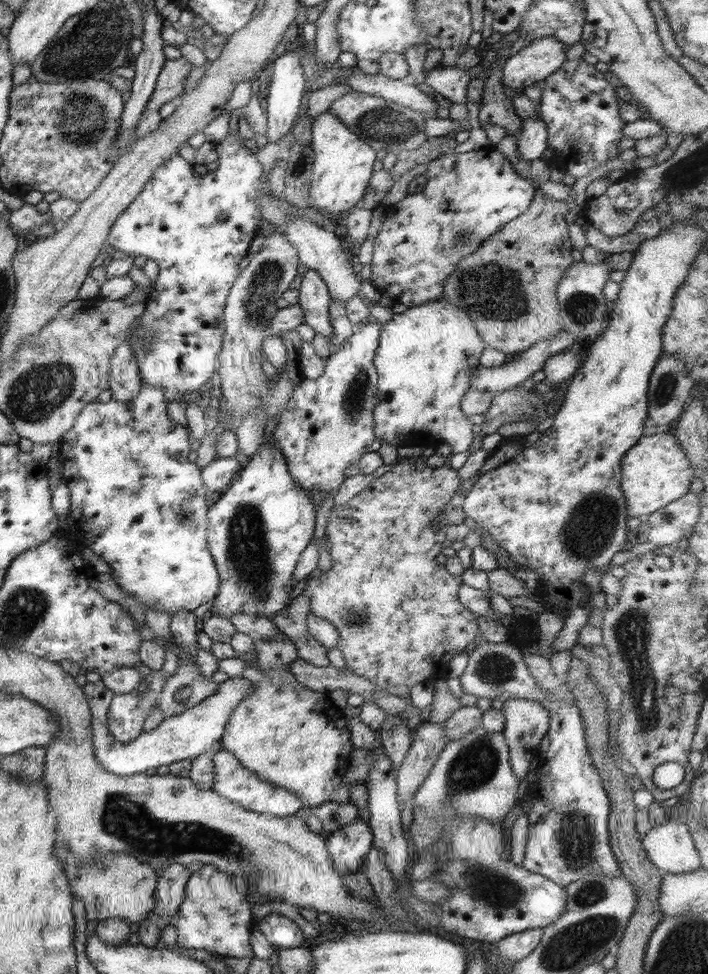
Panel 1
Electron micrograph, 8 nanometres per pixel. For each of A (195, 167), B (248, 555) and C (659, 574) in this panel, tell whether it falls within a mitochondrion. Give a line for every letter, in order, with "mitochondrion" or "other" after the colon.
A: other
B: mitochondrion
C: other

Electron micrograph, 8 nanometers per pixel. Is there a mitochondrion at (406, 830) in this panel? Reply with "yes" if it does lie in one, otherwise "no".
no

